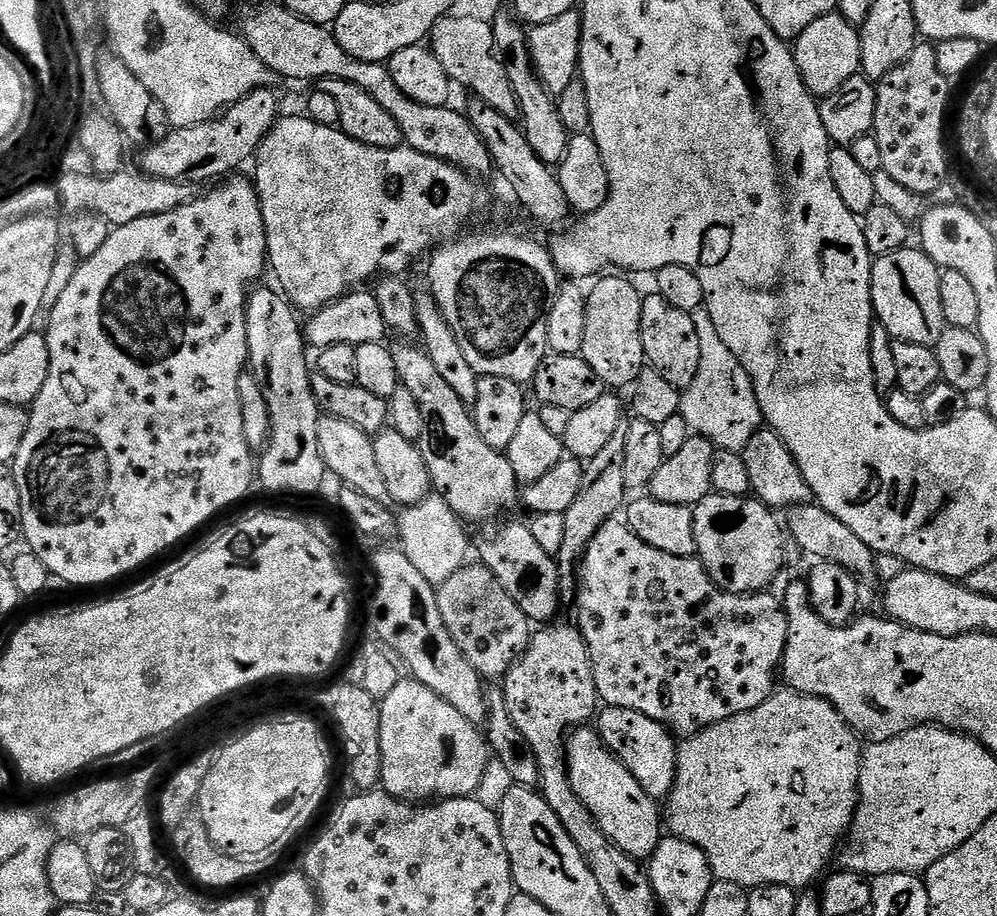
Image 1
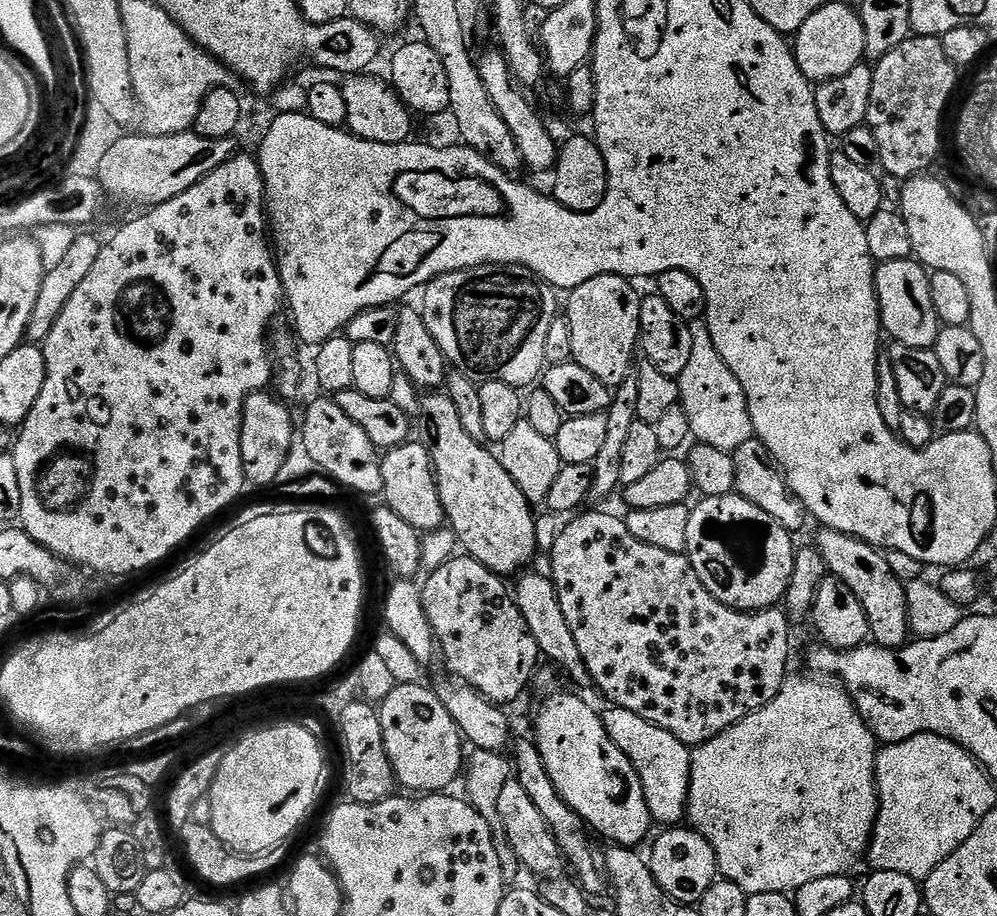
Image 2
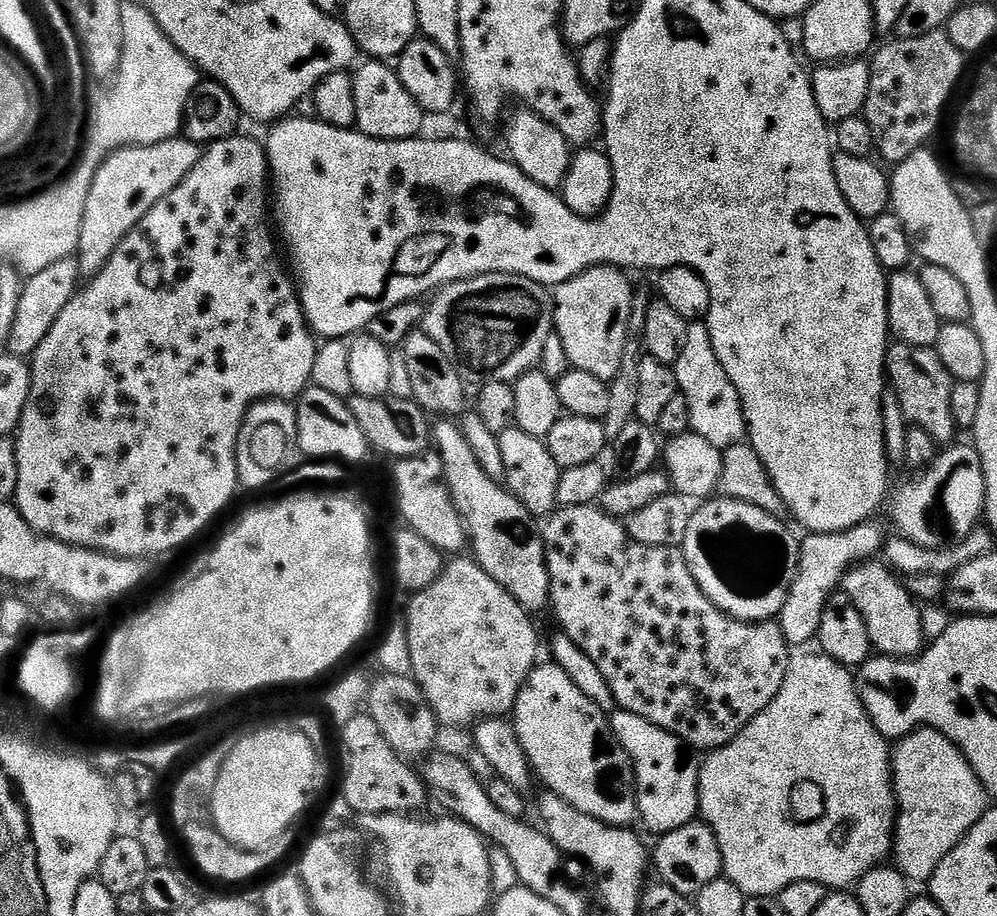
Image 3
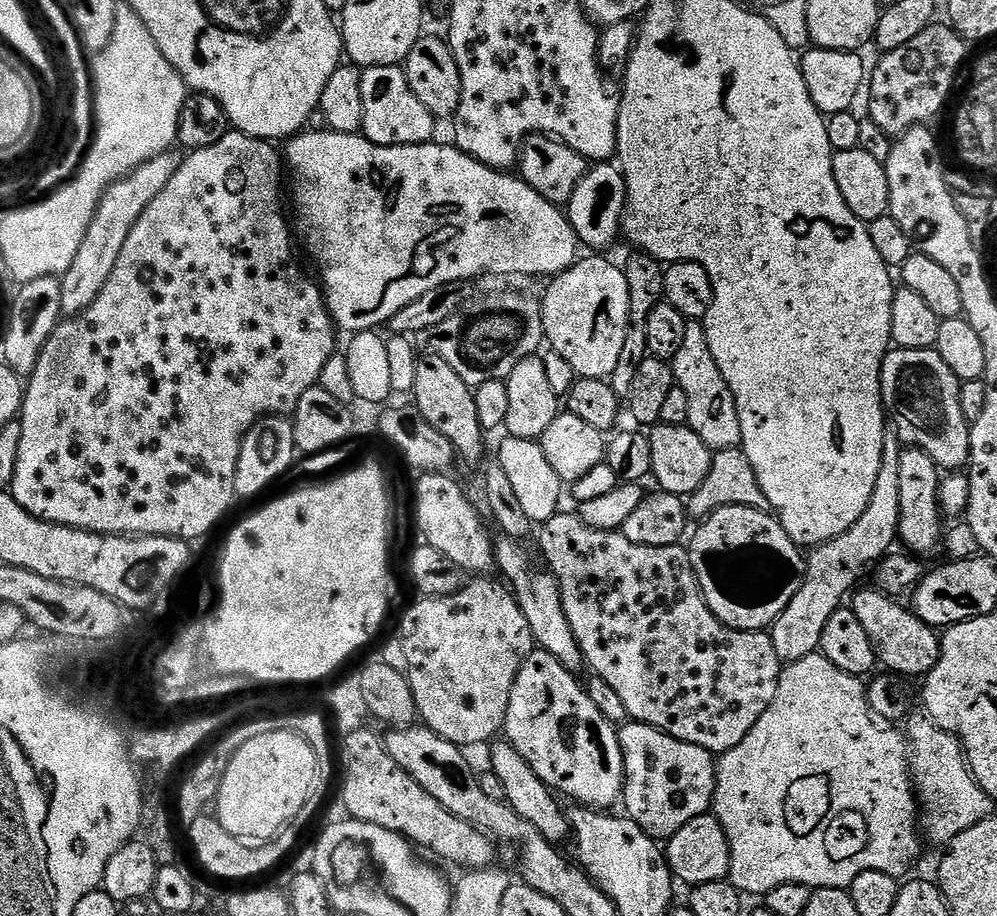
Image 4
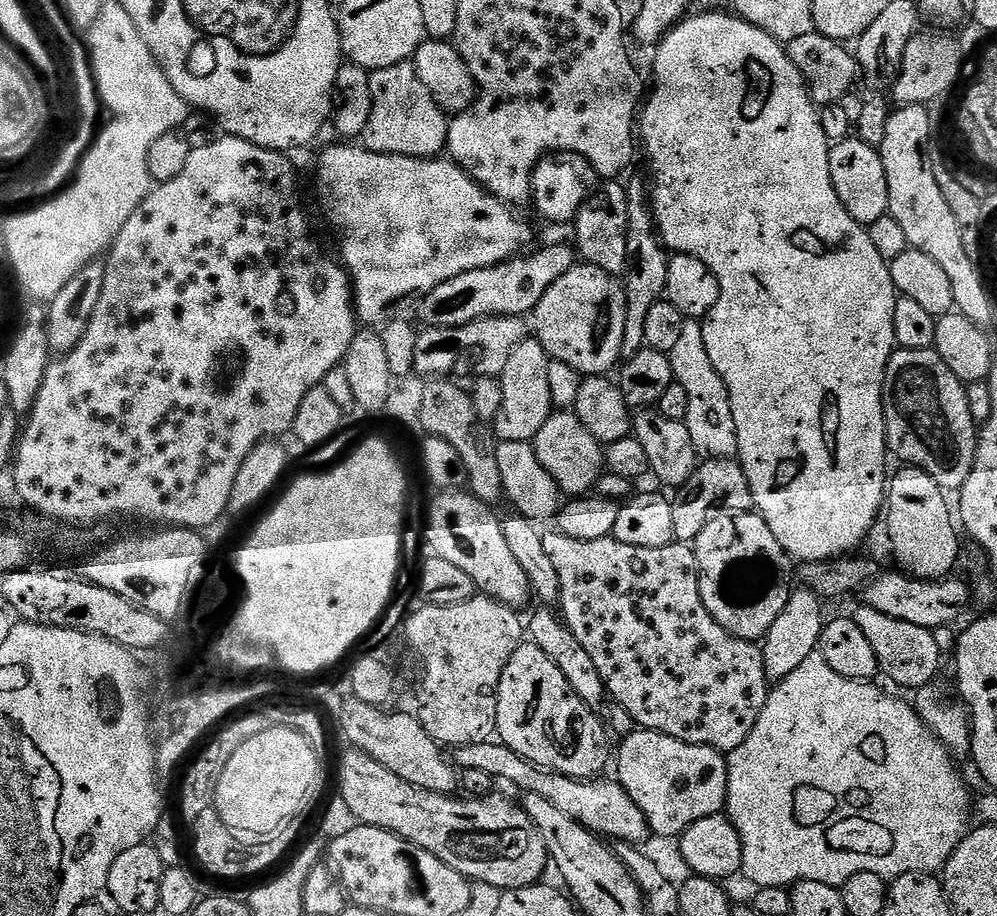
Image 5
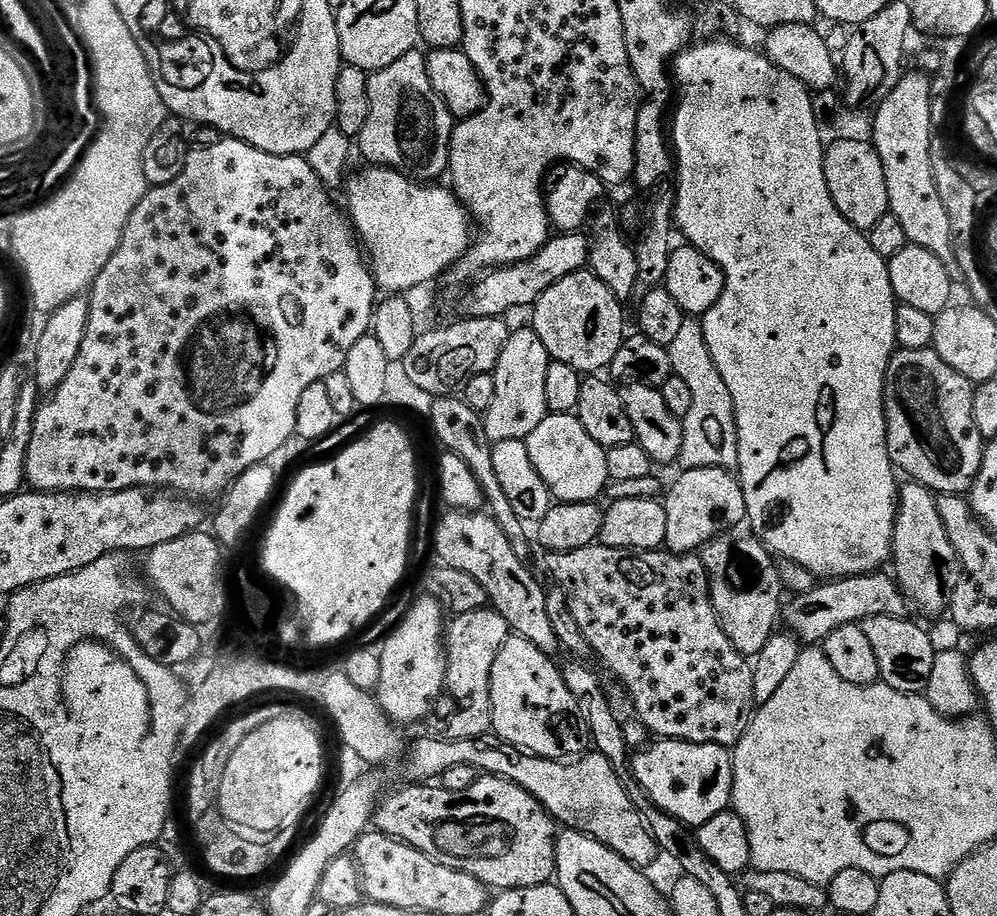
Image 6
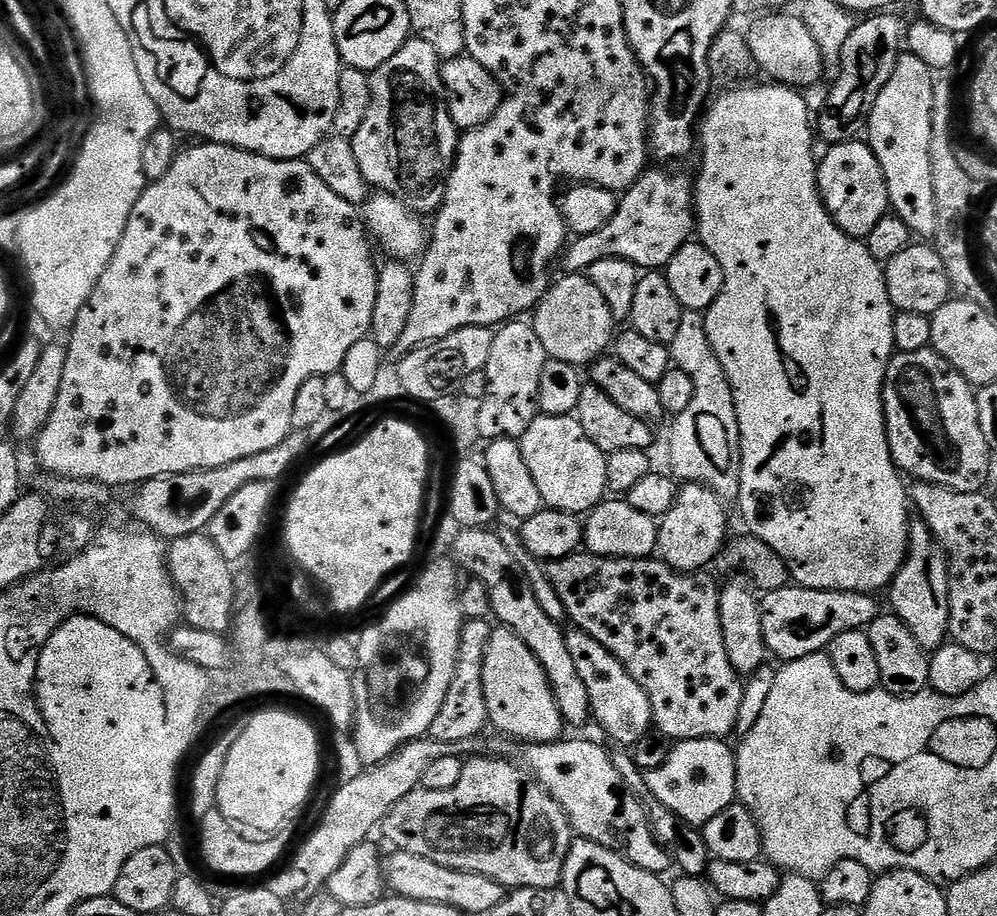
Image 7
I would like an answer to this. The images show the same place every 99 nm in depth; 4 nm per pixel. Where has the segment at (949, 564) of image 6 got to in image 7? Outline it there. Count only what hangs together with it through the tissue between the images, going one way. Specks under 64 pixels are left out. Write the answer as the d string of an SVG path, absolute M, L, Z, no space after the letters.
M913 519L908 530L908 556L892 579L891 611L914 634L918 646L931 654L949 639L950 574L948 559L942 550L937 533L932 533L922 521Z

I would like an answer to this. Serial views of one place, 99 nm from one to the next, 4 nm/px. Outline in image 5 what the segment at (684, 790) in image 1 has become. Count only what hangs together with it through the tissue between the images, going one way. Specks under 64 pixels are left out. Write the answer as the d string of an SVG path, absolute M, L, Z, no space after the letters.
M813 654L769 691L766 706L762 706L762 714L758 714L758 722L754 722L754 730L750 730L746 742L742 742L742 746L738 746L733 752L727 753L726 815L738 830L738 838L742 838L740 872L752 886L788 888L799 880L843 886L847 880L854 878L854 874L878 874L886 882L897 880L902 874L911 872L936 874L948 863L954 850L968 835L968 819L974 816L974 796L972 800L967 782L960 777L960 772L952 761L955 760L953 753L924 725L924 720L909 701L907 704L896 696L887 696L882 689L875 688L876 686L872 682L851 680L842 678L842 674L834 674L826 658Z

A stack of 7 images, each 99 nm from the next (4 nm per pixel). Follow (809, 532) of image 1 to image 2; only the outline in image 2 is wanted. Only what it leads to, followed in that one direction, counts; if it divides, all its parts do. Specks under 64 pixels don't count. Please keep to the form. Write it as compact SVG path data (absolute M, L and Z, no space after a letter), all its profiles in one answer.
M821 527L816 536L814 547L820 552L827 571L837 576L862 602L866 610L866 622L870 622L869 637L882 648L903 648L910 640L908 611L906 610L906 584L892 569L885 553L873 544L866 543L856 536L847 536L833 528Z

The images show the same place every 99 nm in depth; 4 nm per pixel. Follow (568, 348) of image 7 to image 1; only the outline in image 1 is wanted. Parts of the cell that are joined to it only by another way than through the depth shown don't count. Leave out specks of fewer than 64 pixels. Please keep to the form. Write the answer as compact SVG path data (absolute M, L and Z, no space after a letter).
M608 274L597 279L591 289L586 292L586 336L582 338L582 350L580 355L586 362L590 362L590 370L602 378L605 386L612 390L627 389L635 384L638 374L646 367L644 351L642 350L642 338L640 337L640 319L642 318L642 292L639 292L628 279L620 274Z

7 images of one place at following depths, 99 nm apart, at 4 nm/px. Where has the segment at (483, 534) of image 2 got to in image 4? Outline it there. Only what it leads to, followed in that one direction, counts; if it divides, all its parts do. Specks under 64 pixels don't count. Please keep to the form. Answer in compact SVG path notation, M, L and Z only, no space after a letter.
M500 538L495 541L494 547L496 568L515 596L522 614L526 614L526 622L532 631L535 647L541 652L550 654L550 658L558 658L560 665L568 672L579 673L579 668L585 667L584 655L578 646L578 638L574 638L574 630L570 630L570 622L566 622L566 610L562 610L562 594L552 573L539 563L536 565L532 561L531 554L524 549L525 545L519 540Z

